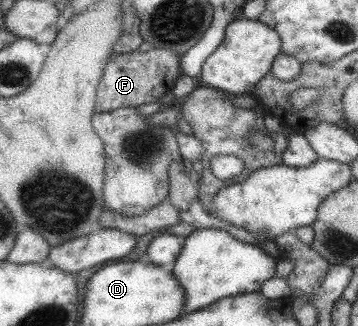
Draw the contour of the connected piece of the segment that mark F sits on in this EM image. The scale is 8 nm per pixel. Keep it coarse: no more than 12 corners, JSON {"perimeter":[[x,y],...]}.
{"perimeter":[[165,49],[111,52],[94,112],[149,104],[182,75]]}

